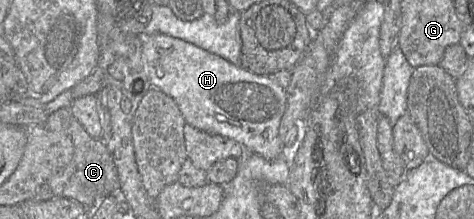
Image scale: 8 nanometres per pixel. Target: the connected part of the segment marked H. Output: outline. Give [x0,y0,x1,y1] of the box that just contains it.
[138,34,288,159]

